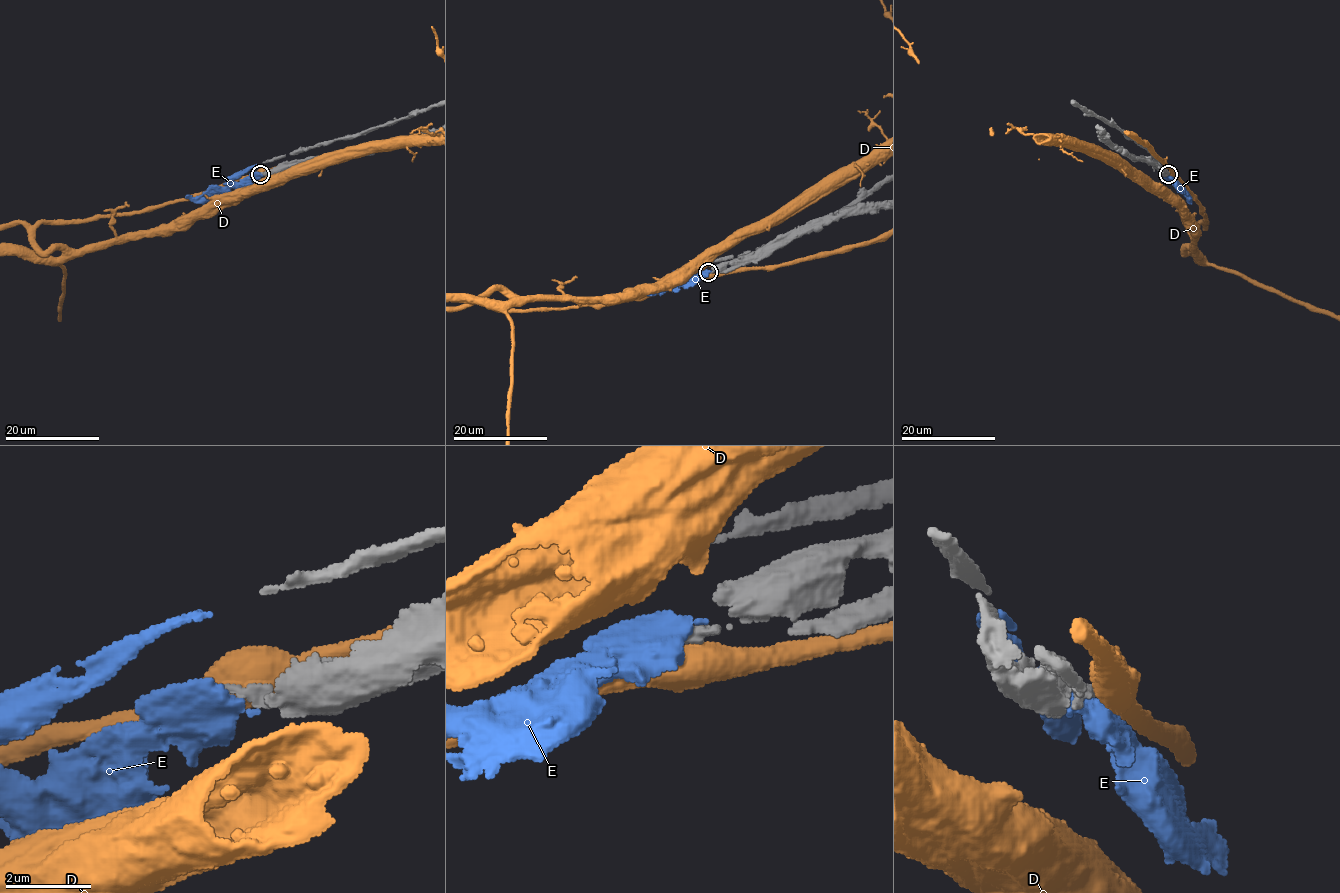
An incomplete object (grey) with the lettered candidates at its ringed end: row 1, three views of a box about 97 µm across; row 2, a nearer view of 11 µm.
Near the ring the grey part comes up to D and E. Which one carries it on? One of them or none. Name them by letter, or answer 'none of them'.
E

